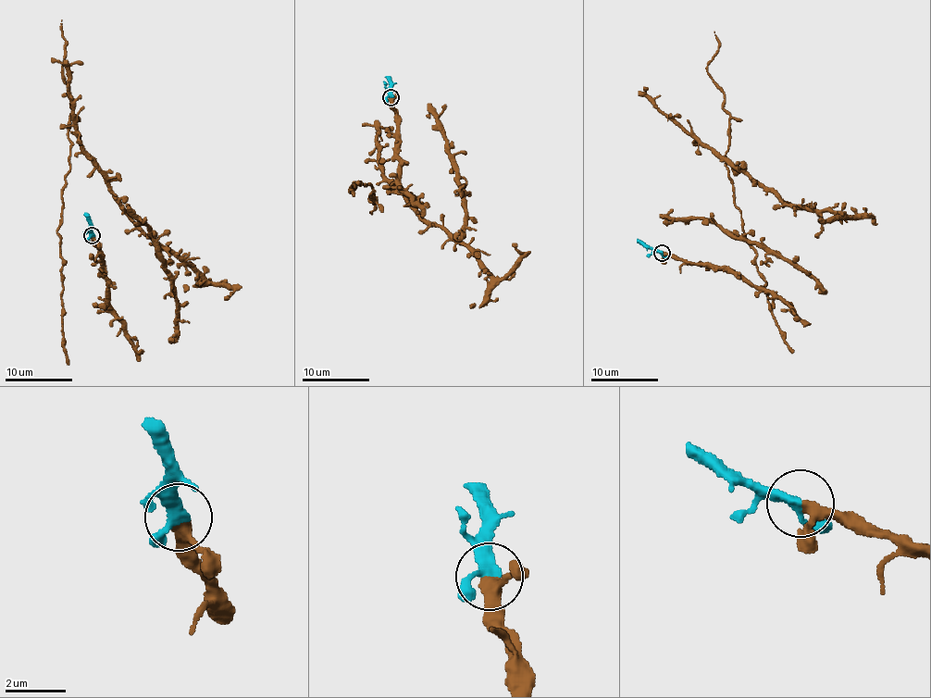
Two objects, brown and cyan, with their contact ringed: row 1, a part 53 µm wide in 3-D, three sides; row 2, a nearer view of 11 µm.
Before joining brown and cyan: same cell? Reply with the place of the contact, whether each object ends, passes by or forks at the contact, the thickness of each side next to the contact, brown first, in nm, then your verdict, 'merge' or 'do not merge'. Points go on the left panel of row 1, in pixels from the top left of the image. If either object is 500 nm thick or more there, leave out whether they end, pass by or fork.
at (92, 235); brown passes by; cyan passes by; 300 nm thick on the brown side, 320 nm on the other; merge

